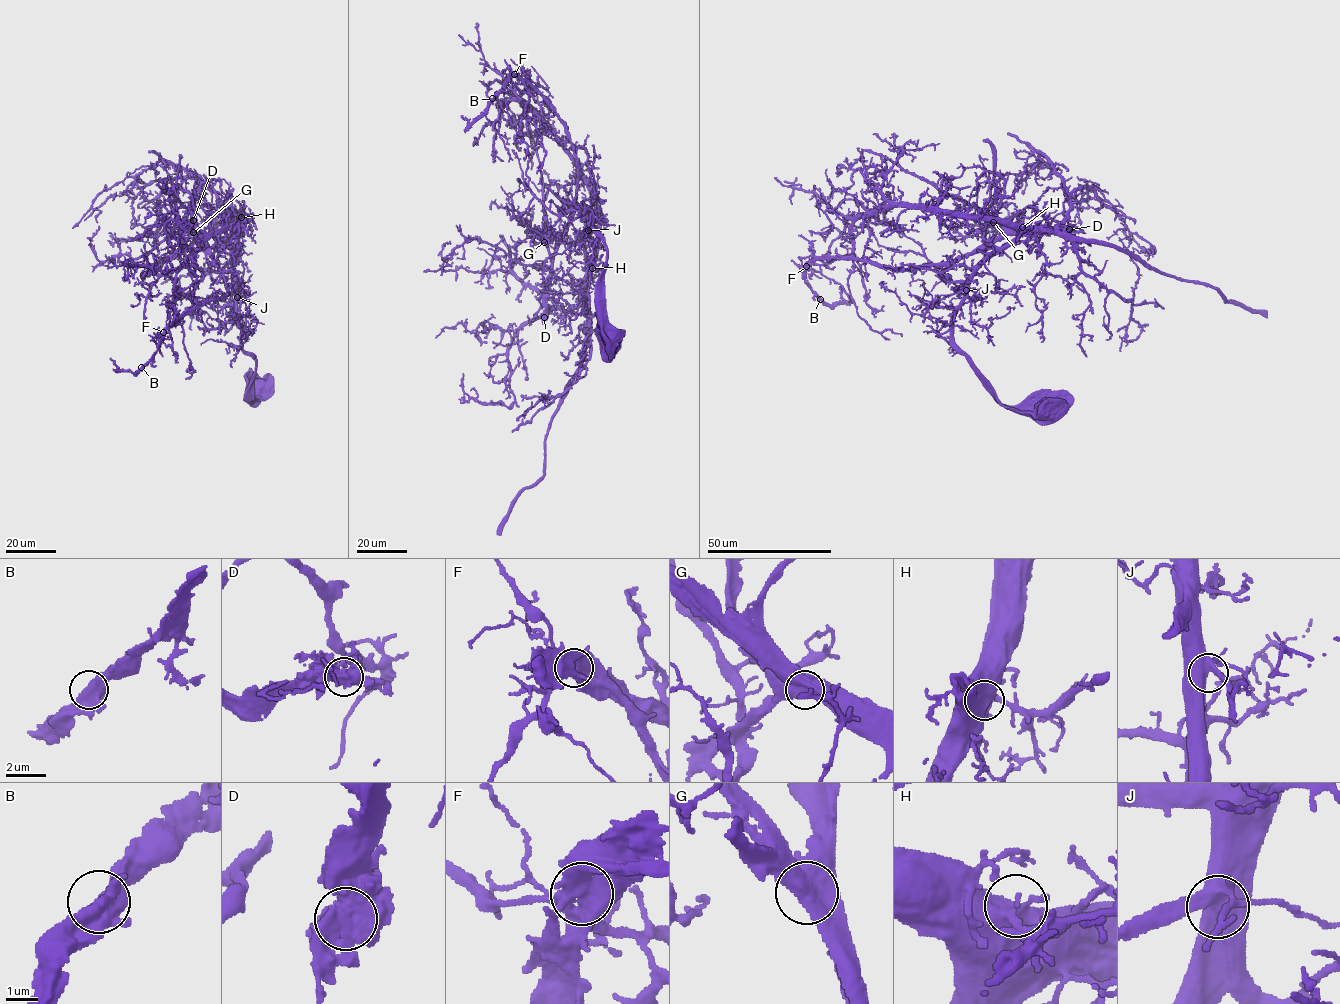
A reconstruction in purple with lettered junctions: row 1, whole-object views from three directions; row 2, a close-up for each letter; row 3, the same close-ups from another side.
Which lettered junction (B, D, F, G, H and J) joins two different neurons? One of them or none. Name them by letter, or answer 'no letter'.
F

